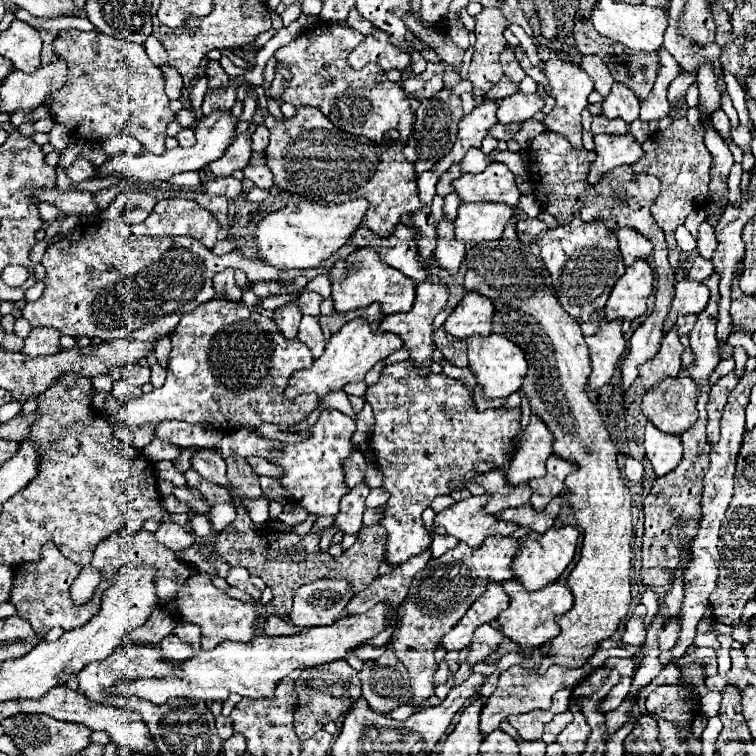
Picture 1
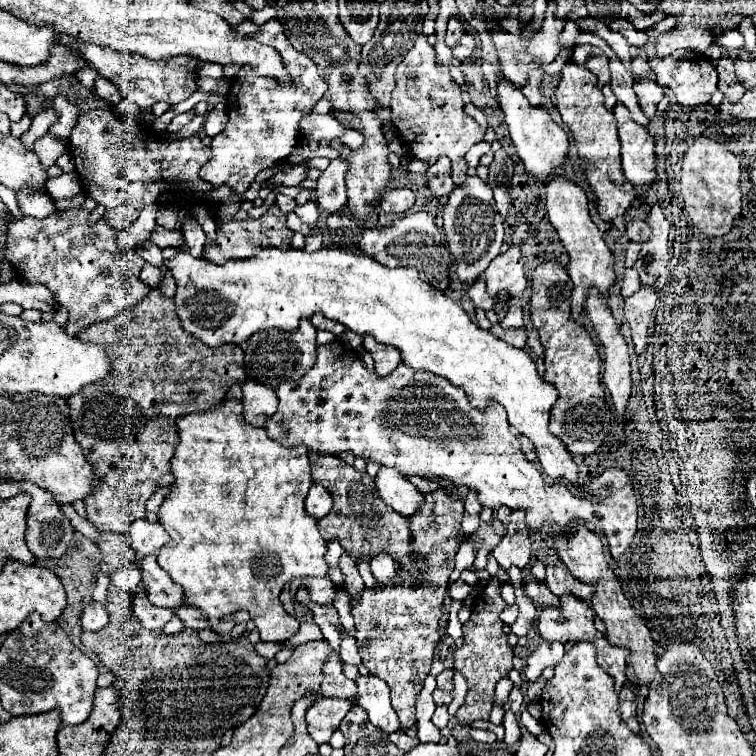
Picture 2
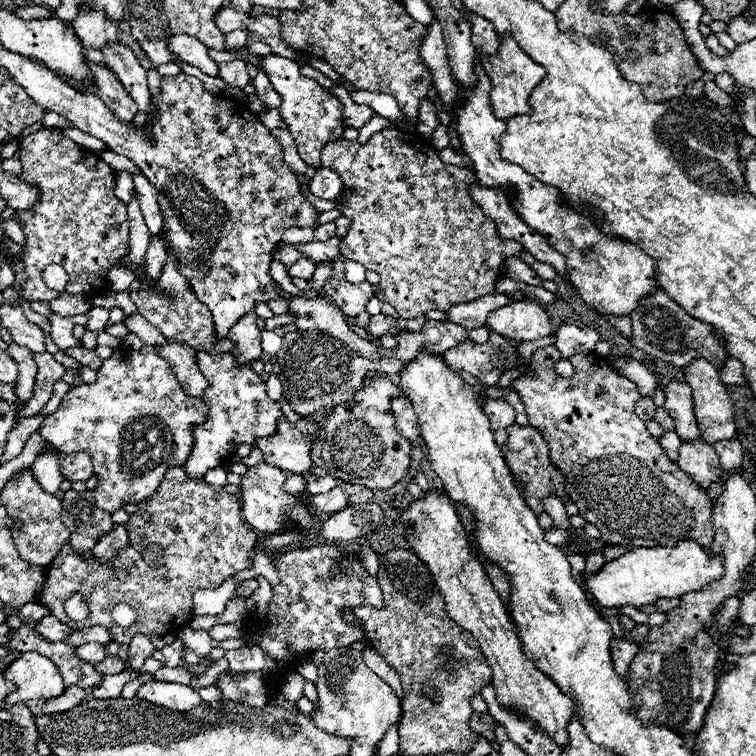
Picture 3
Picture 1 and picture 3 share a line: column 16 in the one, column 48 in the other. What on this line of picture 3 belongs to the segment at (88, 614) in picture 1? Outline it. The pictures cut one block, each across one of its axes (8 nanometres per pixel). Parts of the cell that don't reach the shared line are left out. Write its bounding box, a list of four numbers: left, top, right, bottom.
[36,468,258,646]

